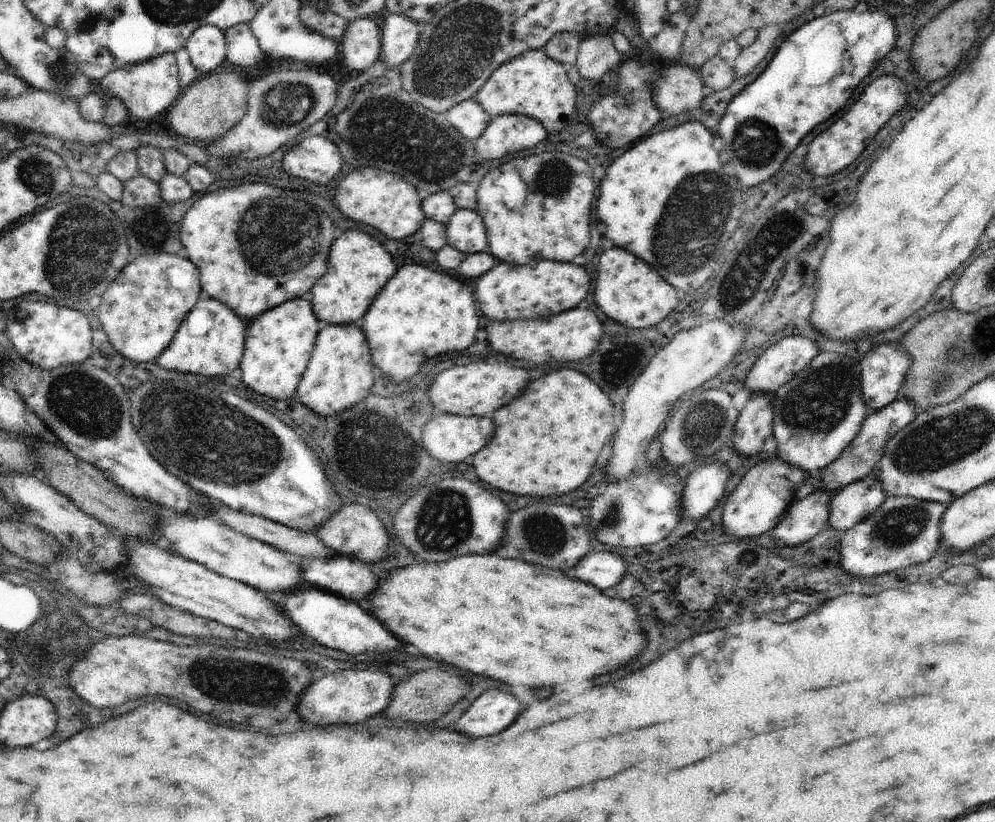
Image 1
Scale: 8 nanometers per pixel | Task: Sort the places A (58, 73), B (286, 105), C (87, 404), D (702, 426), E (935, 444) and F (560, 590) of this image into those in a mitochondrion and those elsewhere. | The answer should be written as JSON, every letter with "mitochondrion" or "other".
{"A":"mitochondrion","B":"mitochondrion","C":"mitochondrion","D":"mitochondrion","E":"mitochondrion","F":"other"}

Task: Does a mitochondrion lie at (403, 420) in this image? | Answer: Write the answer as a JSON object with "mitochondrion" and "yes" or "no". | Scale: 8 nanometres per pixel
{"mitochondrion":"no"}

